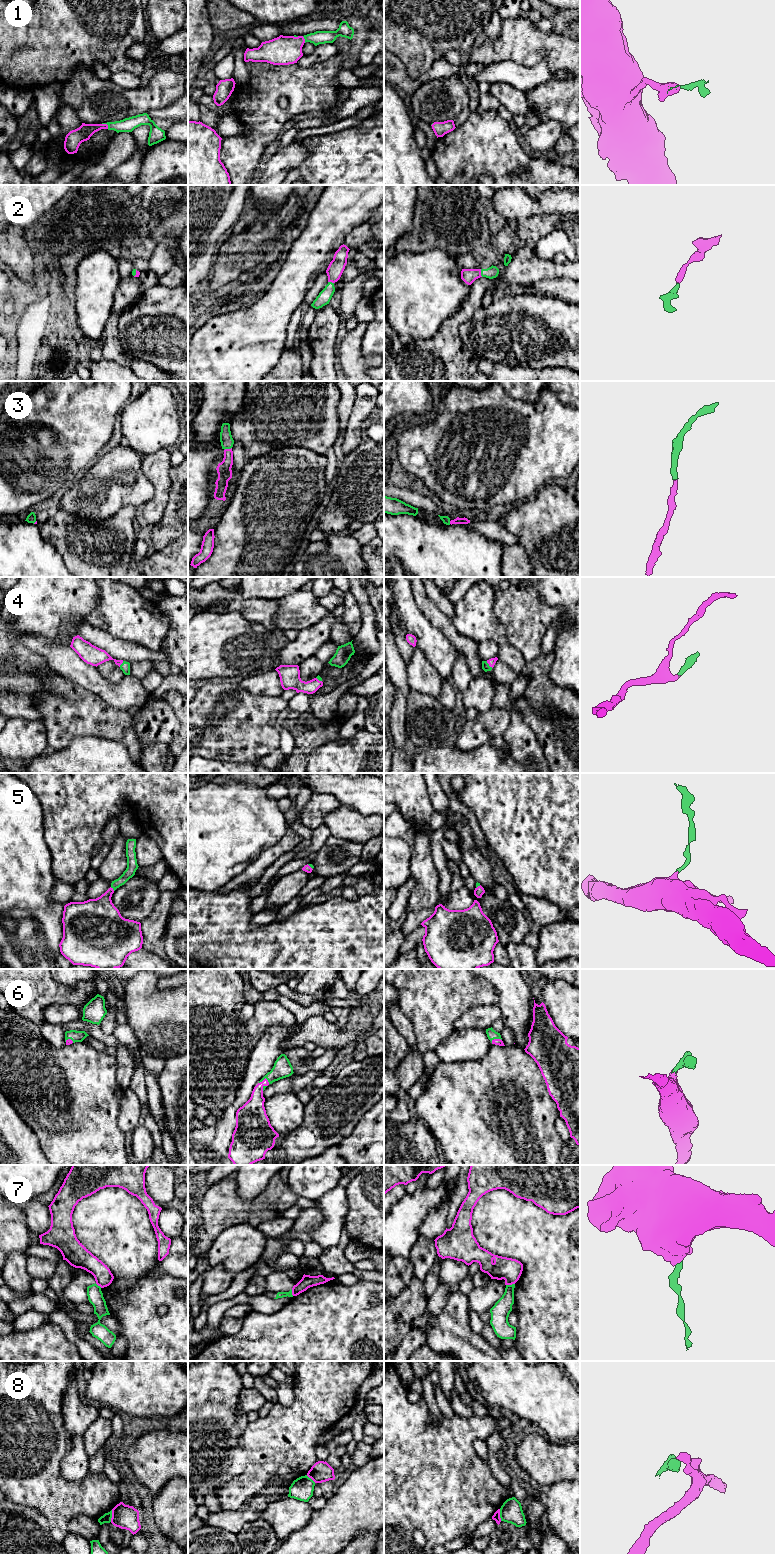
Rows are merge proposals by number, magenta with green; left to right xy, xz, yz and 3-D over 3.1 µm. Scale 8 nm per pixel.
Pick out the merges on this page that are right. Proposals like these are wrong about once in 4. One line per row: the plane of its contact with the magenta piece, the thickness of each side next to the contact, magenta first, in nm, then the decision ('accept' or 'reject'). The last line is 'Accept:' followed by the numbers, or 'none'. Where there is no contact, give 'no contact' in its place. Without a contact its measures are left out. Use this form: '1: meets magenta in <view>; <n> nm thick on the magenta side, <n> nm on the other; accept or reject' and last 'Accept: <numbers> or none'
1: meets magenta in xy; 120 nm thick on the magenta side, 110 nm on the other; accept
2: meets magenta in yz; 110 nm thick on the magenta side, 100 nm on the other; accept
3: meets magenta in xz; 120 nm thick on the magenta side, 100 nm on the other; accept
4: meets magenta in yz; 60 nm thick on the magenta side, 60 nm on the other; accept
5: meets magenta in xy; 300 nm thick on the magenta side, 90 nm on the other; accept
6: meets magenta in xz; 160 nm thick on the magenta side, 150 nm on the other; accept
7: meets magenta in yz; 180 nm thick on the magenta side, 150 nm on the other; reject
8: meets magenta in xy; 190 nm thick on the magenta side, 80 nm on the other; reject
Accept: 1, 2, 3, 4, 5, 6

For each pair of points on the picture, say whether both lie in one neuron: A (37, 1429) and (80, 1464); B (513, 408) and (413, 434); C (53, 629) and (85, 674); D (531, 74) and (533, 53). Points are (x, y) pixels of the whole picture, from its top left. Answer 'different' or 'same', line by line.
A: different
B: same
C: different
D: different

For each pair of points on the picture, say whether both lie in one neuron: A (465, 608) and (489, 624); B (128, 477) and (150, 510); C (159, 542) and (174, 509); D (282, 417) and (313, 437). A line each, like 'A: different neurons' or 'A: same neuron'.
A: same neuron
B: different neurons
C: same neuron
D: same neuron

